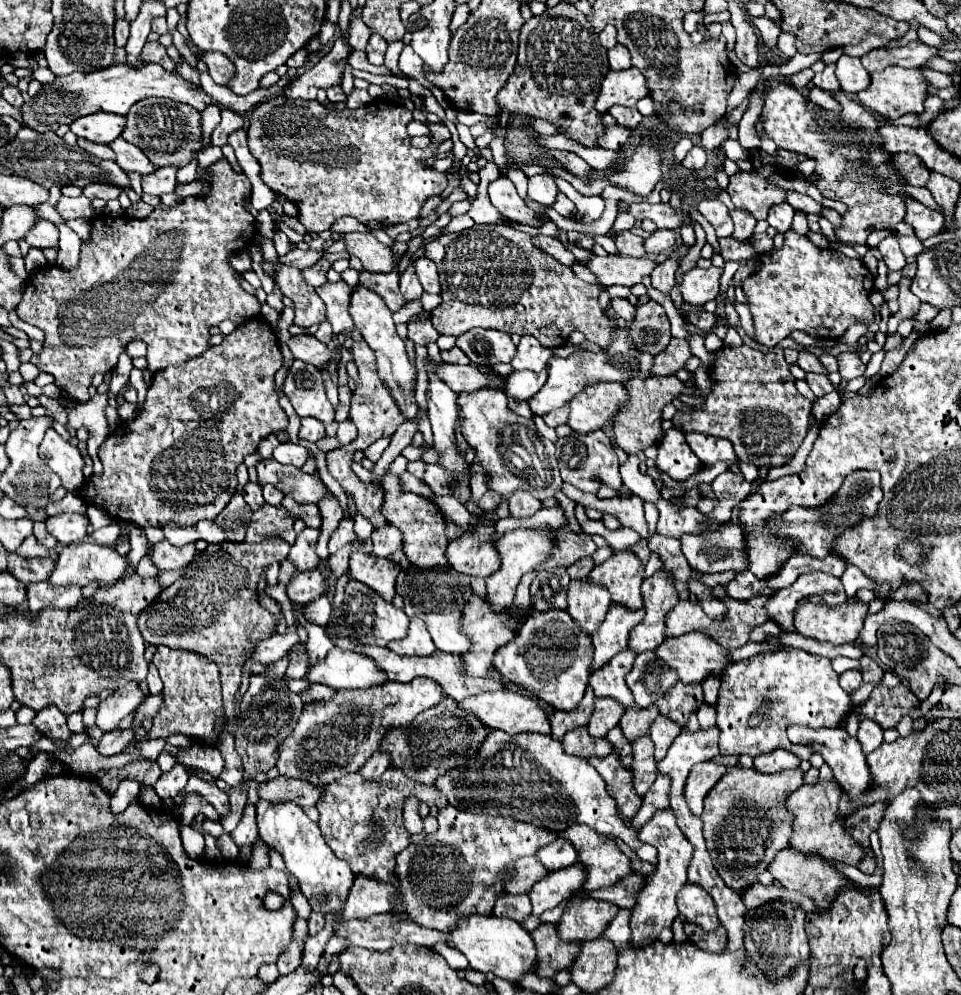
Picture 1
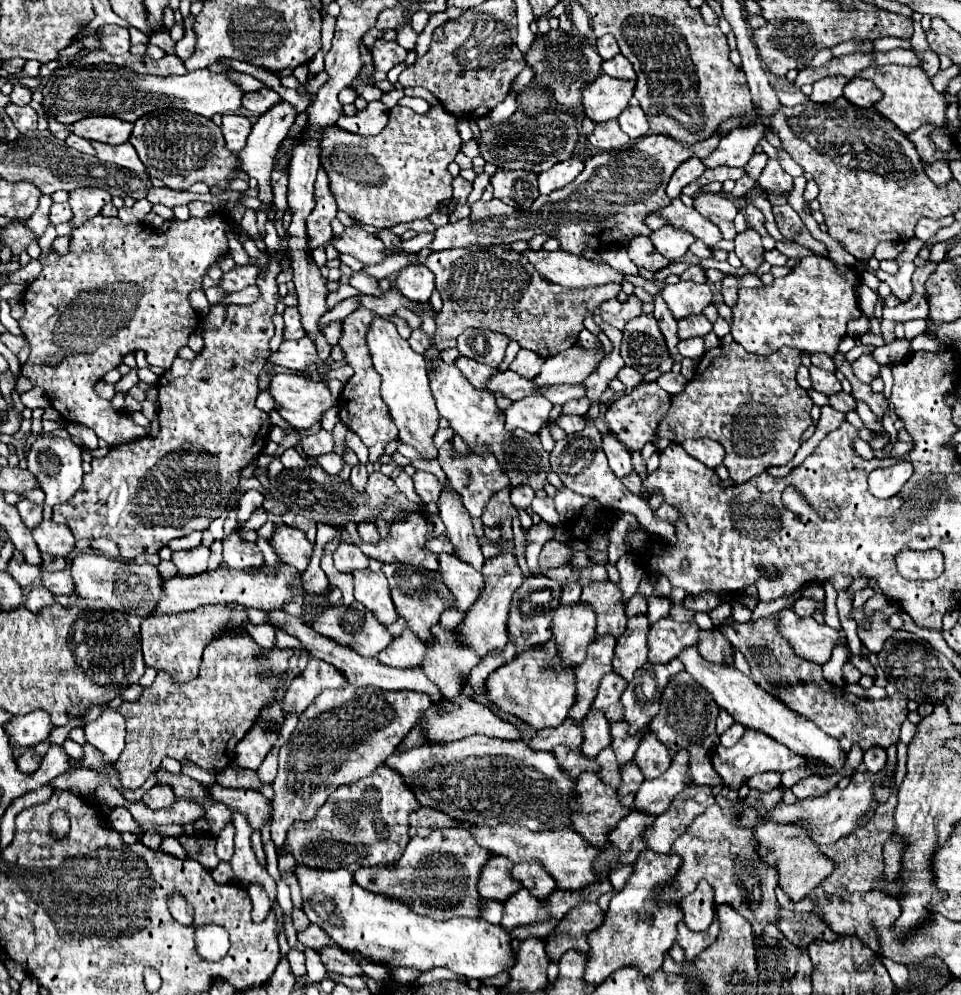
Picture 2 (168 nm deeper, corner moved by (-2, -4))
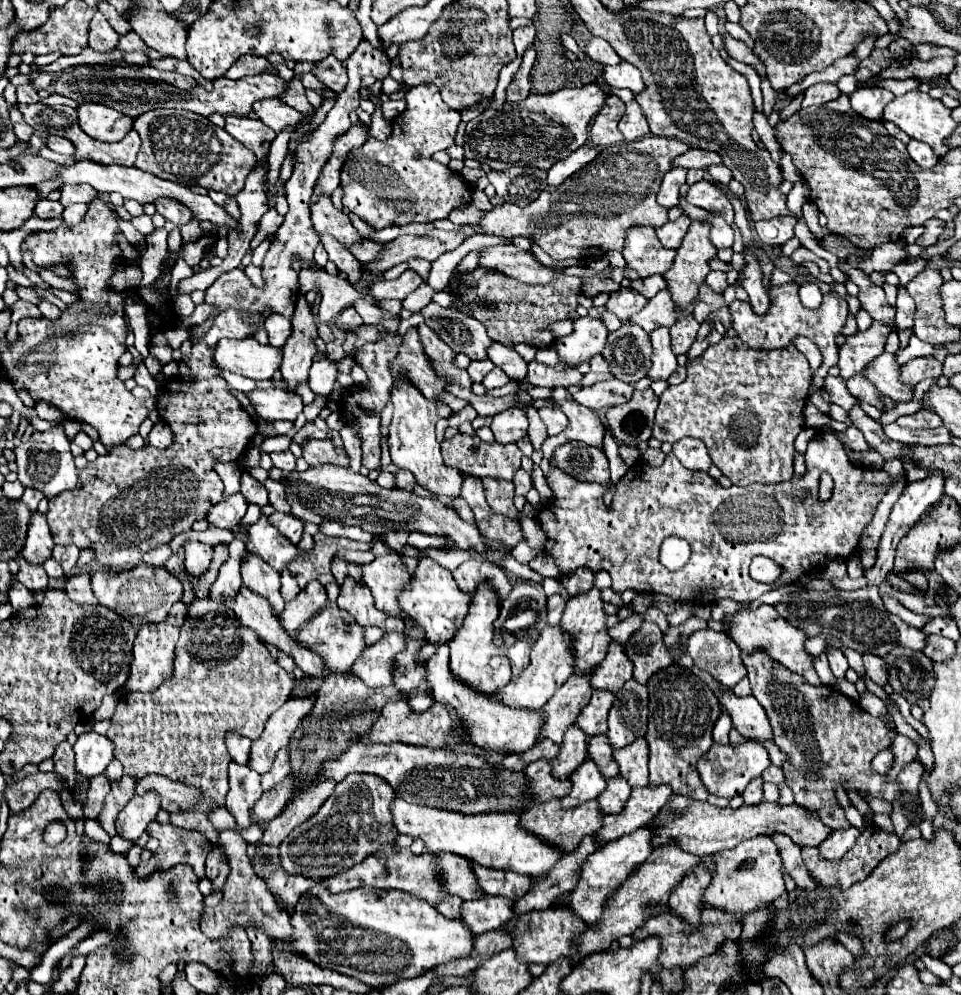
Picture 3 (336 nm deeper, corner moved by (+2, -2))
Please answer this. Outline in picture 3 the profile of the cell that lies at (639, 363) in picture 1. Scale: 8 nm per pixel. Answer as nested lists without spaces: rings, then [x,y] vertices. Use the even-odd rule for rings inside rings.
[[[518,391],[516,405],[494,415],[490,429],[492,429],[498,443],[502,443],[502,445],[518,443],[522,437],[526,437],[526,431],[528,431],[526,407],[532,407],[532,401],[534,399],[526,391]]]

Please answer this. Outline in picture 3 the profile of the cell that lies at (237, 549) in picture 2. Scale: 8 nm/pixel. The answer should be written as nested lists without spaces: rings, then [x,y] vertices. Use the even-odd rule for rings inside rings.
[[[248,553],[244,565],[240,565],[242,583],[258,595],[264,595],[276,613],[284,611],[284,599],[280,595],[280,573],[266,561],[260,561],[254,553]]]

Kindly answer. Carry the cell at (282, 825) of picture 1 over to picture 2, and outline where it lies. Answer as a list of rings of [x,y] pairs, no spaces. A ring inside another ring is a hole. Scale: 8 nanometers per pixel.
[[[298,865],[296,877],[298,877],[298,885],[302,889],[302,905],[304,905],[302,909],[304,909],[306,917],[310,919],[310,923],[318,925],[334,941],[334,945],[338,949],[352,955],[354,959],[362,957],[366,961],[382,963],[392,969],[394,967],[412,967],[418,971],[428,971],[432,967],[450,967],[458,975],[474,977],[474,979],[494,977],[496,973],[512,969],[512,965],[514,965],[514,953],[512,953],[510,937],[506,935],[506,931],[498,925],[490,925],[488,921],[484,921],[480,917],[478,919],[460,917],[460,919],[448,919],[448,921],[420,917],[404,901],[360,889],[354,881],[352,873],[348,873],[348,871],[320,871],[320,869],[308,869],[308,867]]]

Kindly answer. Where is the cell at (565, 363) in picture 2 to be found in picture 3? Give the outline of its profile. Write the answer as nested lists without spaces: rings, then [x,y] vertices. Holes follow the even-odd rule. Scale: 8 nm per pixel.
[[[578,317],[574,321],[574,331],[560,337],[554,345],[560,355],[560,365],[564,369],[576,369],[580,363],[588,363],[594,355],[600,355],[606,345],[606,327],[600,319]]]

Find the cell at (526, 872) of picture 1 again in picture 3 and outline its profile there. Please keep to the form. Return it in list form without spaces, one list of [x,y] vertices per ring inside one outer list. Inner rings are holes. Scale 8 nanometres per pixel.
[[[436,853],[440,861],[440,871],[446,877],[446,891],[450,895],[458,895],[464,901],[484,897],[480,889],[476,889],[476,875],[472,873],[472,861],[466,857],[456,857],[454,853]]]

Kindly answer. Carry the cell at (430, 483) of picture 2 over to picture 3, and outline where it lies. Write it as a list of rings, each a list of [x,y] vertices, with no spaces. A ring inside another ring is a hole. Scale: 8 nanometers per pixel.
[[[398,471],[398,473],[396,473],[396,487],[406,489],[406,491],[414,491],[416,479],[414,479],[412,473],[408,473],[408,471]]]

